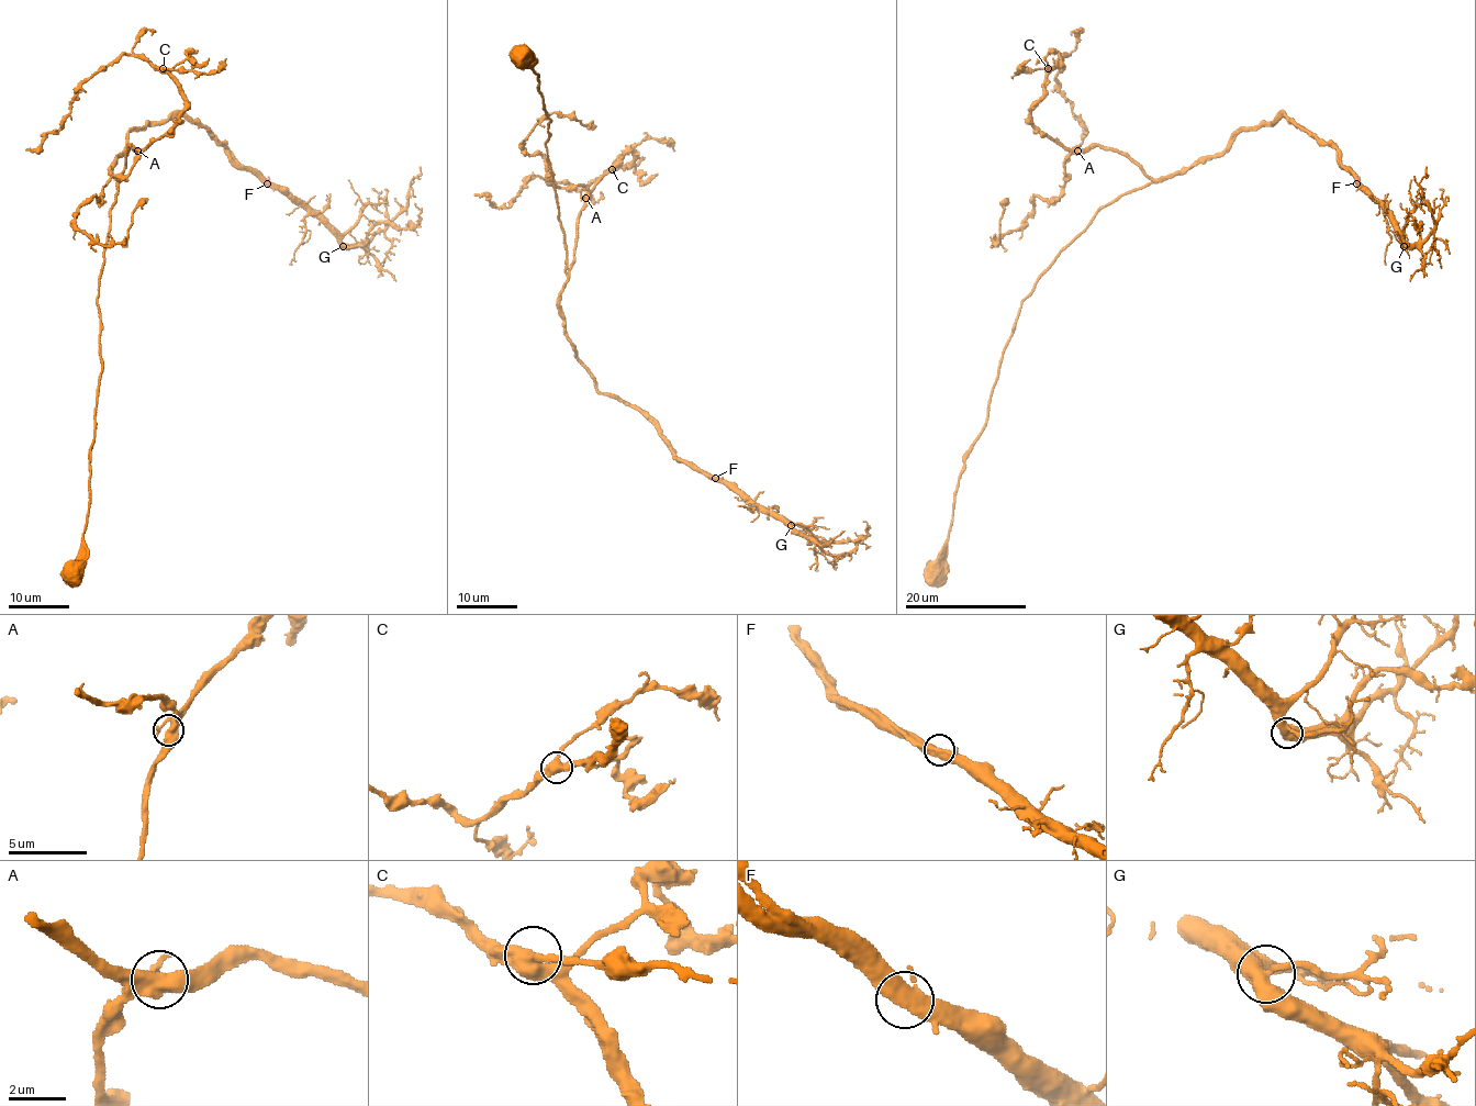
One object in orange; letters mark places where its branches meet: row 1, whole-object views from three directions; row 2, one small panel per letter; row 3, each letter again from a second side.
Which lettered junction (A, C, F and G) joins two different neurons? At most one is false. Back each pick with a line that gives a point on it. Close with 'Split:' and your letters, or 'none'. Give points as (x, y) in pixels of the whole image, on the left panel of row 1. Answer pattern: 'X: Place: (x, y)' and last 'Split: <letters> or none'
Split: none

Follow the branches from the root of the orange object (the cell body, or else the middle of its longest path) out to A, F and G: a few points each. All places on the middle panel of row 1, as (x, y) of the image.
A: (518, 58), (538, 76), (549, 119), (546, 157), (568, 272), (573, 259), (578, 213), (585, 198)
F: (518, 58), (549, 119), (560, 313), (576, 358), (715, 478)
G: (518, 58), (538, 76), (549, 119), (546, 157), (566, 248), (560, 313), (576, 358), (675, 457), (791, 525)

